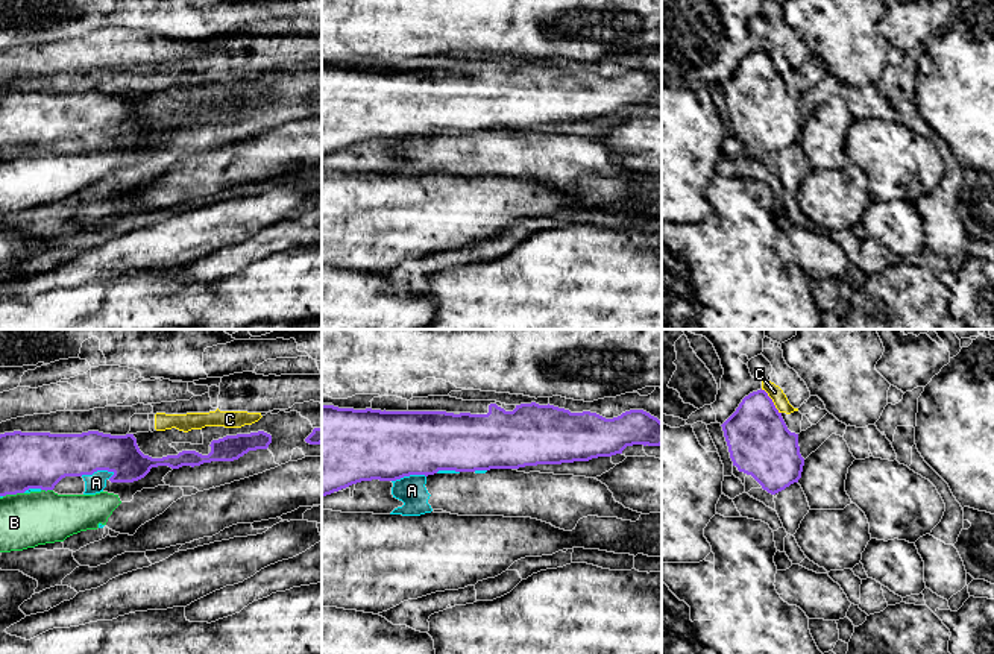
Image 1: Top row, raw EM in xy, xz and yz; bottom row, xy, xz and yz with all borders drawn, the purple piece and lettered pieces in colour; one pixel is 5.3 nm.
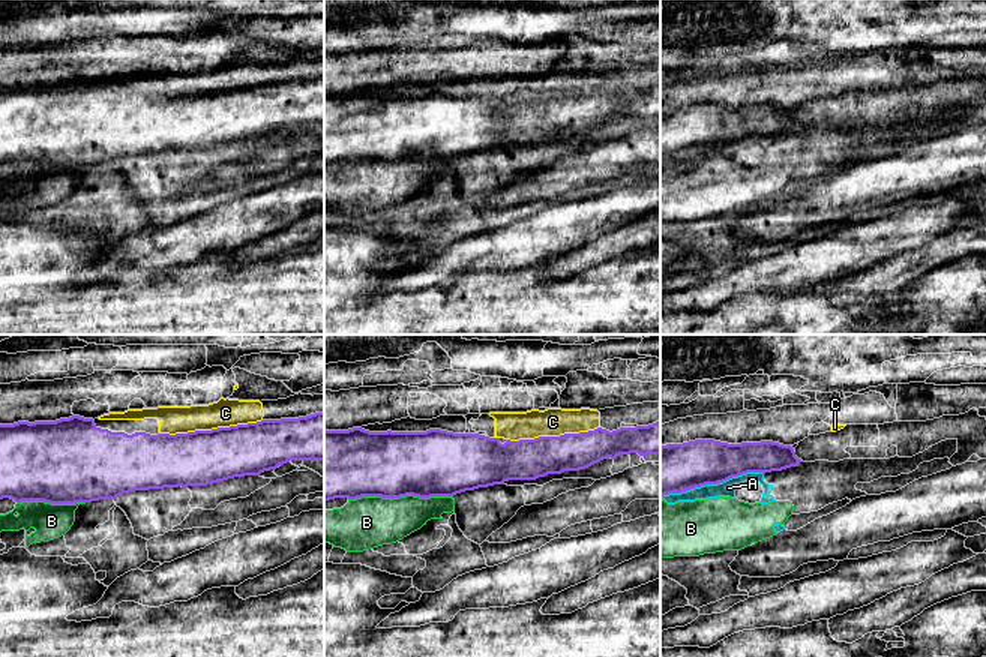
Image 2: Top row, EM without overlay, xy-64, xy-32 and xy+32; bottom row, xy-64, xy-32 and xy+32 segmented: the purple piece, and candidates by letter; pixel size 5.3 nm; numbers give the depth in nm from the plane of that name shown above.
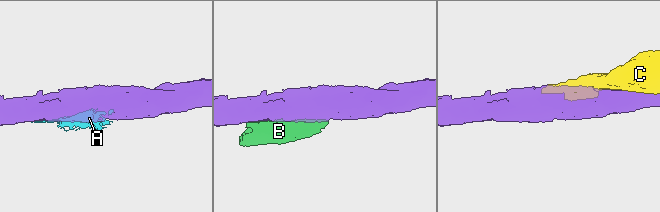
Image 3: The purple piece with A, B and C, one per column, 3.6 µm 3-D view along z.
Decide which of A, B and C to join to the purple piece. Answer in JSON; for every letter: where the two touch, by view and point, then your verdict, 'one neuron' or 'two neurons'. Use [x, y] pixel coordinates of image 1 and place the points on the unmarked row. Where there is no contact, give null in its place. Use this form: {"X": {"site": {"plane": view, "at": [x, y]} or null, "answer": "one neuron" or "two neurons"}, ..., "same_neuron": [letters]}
{"A": {"site": {"plane": "xy", "at": [97, 129]}, "answer": "two neurons"}, "B": {"site": {"plane": "xy", "at": [12, 154]}, "answer": "two neurons"}, "C": {"site": {"plane": "yz", "at": [771, 61]}, "answer": "two neurons"}, "same_neuron": []}

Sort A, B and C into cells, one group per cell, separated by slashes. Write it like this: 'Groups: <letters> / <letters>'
Groups: A B / C

